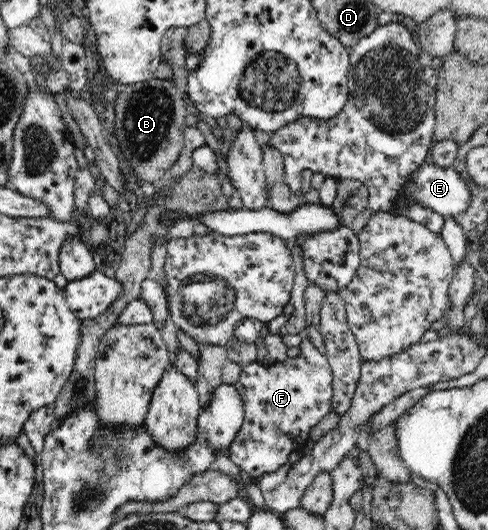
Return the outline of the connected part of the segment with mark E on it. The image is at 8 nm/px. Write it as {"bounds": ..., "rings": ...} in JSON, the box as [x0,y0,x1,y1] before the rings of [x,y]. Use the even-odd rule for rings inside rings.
{"bounds":[404,164,470,217],"rings":[[[425,164],[417,173],[413,173],[411,189],[404,195],[443,217],[456,217],[459,213],[465,213],[470,206],[469,182],[453,168]]]}

